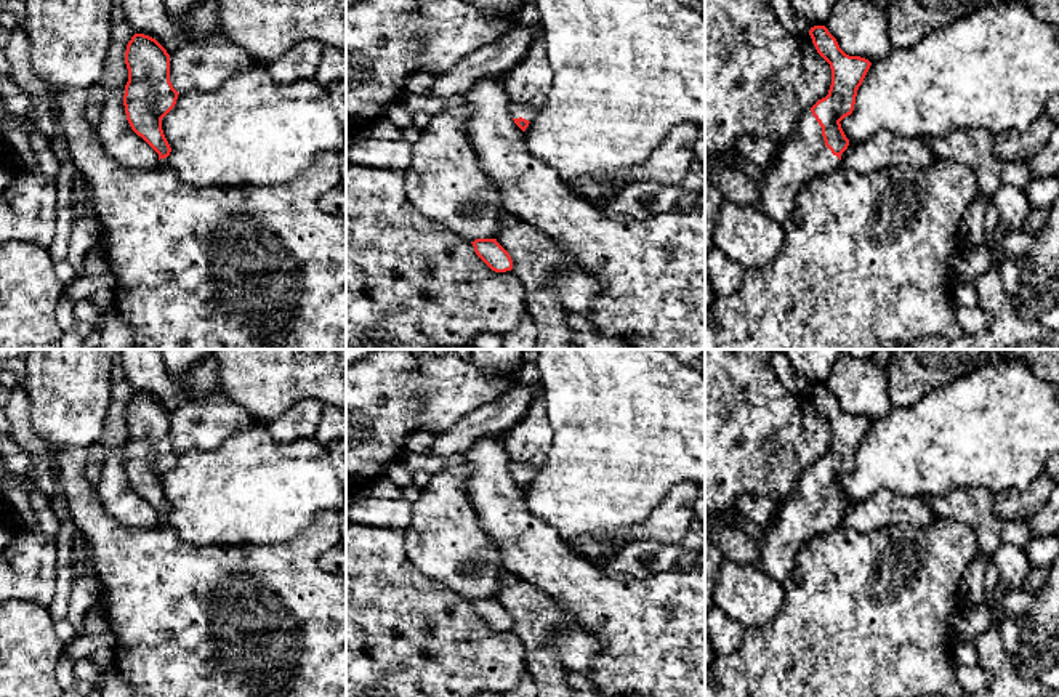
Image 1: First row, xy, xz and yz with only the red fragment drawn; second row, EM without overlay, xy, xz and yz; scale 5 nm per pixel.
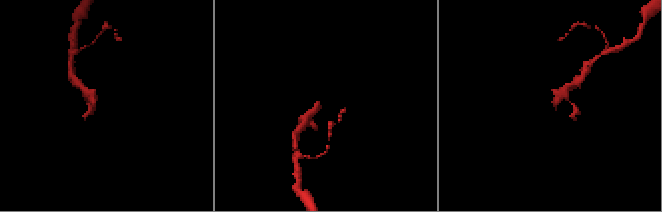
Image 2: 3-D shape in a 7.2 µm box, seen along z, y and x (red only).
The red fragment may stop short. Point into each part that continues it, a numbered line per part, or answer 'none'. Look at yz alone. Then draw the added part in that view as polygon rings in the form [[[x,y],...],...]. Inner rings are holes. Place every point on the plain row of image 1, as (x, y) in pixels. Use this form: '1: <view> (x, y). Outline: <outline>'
1: yz (805, 515). Outline: [[[806,469],[791,497],[777,503],[775,514],[763,529],[758,545],[756,567],[783,583],[793,572],[798,551],[815,535],[827,534],[840,526],[840,518],[825,505],[822,485]]]

